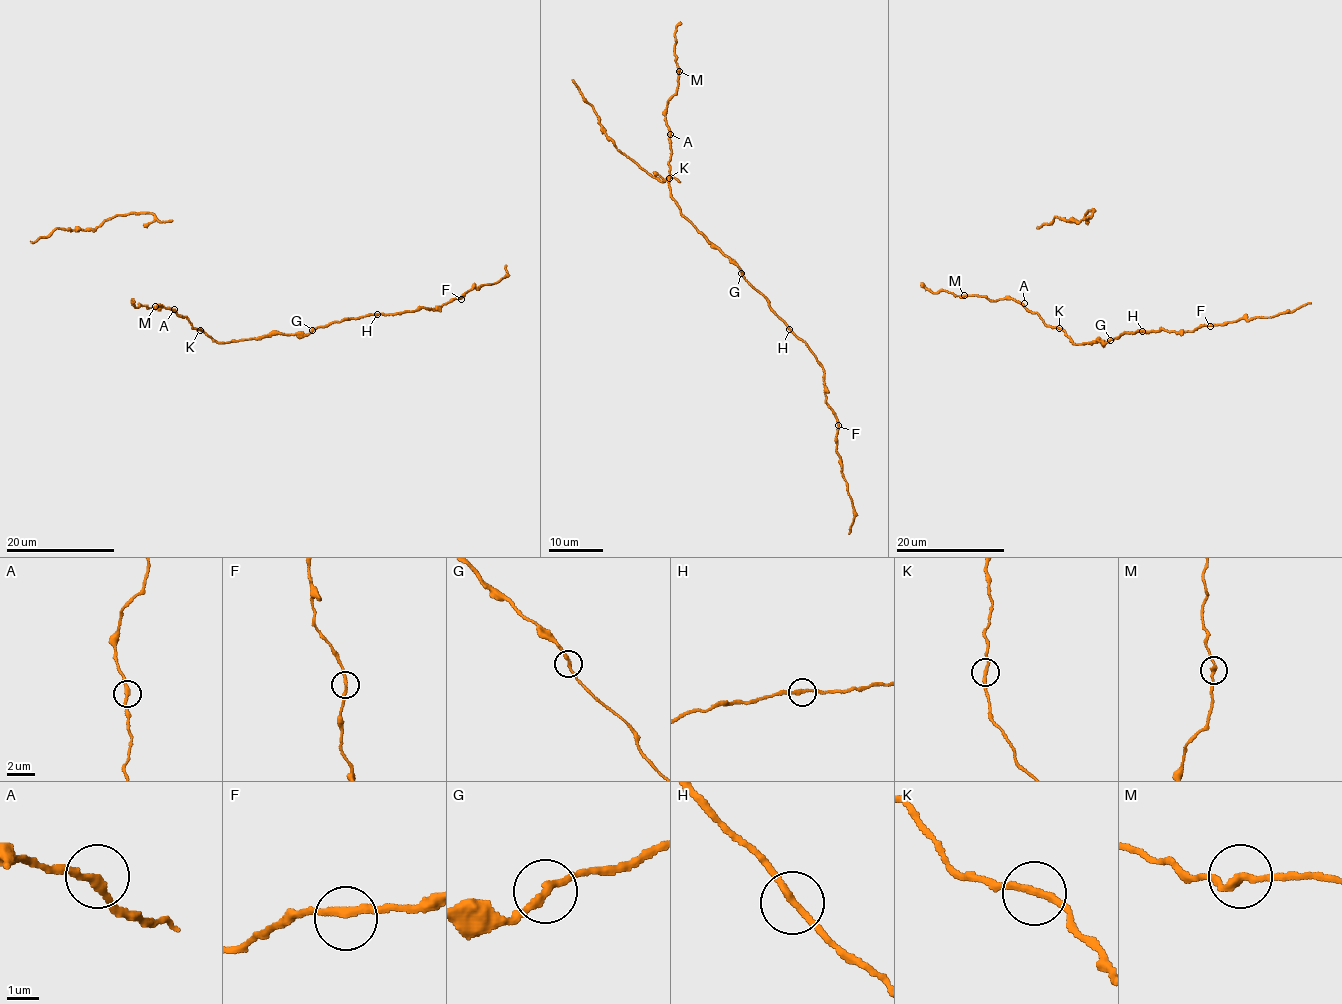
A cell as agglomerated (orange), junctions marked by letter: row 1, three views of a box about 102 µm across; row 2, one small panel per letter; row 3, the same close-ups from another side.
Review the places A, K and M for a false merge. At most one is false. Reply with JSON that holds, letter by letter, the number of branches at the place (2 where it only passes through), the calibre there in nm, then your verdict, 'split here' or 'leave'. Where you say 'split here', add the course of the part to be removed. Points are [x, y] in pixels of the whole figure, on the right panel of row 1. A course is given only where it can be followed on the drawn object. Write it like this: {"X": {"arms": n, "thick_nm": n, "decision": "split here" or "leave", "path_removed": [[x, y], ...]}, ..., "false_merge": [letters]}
{"A": {"arms": 2, "thick_nm": 200, "decision": "leave"}, "K": {"arms": 2, "thick_nm": 220, "decision": "split here", "path_removed": [[1059, 328], [1073, 343], [1096, 340], [1104, 344], [1124, 333], [1193, 332], [1206, 325], [1271, 318], [1310, 302]]}, "M": {"arms": 2, "thick_nm": 220, "decision": "leave"}, "false_merge": ["K"]}

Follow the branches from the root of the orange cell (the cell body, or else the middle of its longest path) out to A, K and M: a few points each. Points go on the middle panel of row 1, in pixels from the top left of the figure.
A: (695, 228), (681, 212), (668, 184), (670, 134)
K: (695, 228), (673, 199), (669, 179)
M: (695, 228), (681, 212), (668, 184), (671, 146), (665, 109), (669, 97), (676, 91), (679, 71)

